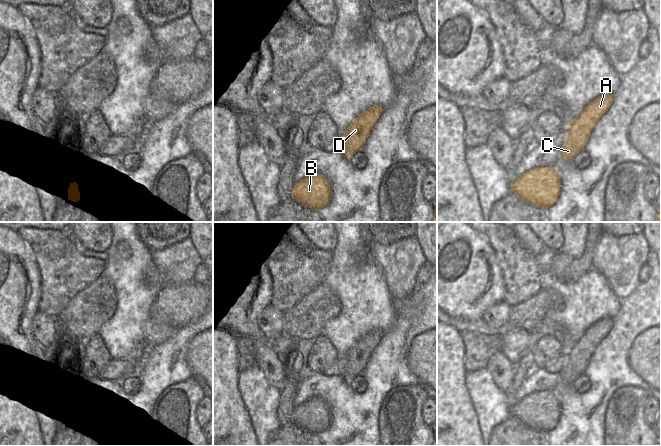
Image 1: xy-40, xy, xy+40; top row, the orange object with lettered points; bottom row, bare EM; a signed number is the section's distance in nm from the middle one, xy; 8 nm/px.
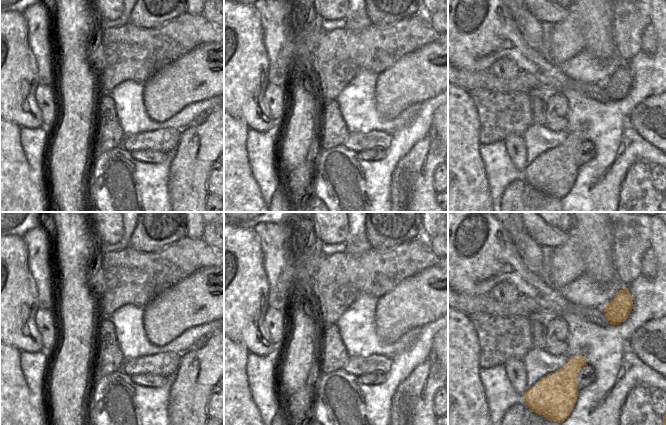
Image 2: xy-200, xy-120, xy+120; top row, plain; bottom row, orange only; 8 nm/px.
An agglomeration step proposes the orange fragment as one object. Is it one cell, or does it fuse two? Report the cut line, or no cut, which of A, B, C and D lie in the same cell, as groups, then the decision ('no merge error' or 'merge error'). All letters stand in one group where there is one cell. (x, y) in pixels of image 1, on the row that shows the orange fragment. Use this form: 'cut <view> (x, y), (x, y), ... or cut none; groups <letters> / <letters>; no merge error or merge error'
cut none; groups A B C D; no merge error

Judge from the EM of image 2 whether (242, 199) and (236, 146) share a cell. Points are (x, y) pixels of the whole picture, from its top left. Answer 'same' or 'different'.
same

